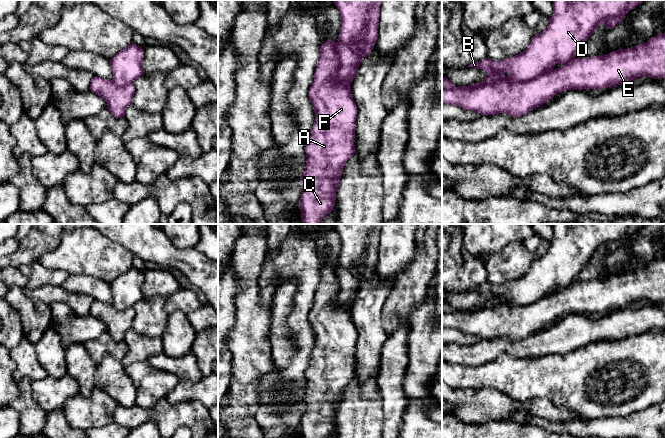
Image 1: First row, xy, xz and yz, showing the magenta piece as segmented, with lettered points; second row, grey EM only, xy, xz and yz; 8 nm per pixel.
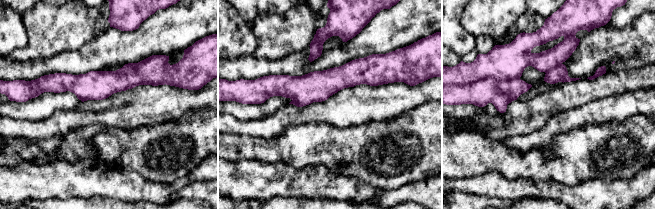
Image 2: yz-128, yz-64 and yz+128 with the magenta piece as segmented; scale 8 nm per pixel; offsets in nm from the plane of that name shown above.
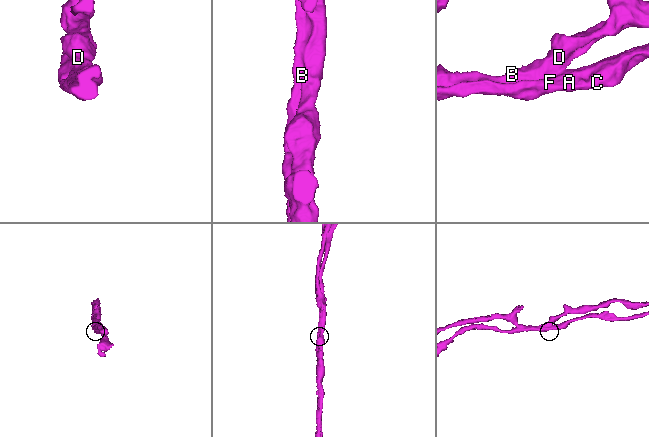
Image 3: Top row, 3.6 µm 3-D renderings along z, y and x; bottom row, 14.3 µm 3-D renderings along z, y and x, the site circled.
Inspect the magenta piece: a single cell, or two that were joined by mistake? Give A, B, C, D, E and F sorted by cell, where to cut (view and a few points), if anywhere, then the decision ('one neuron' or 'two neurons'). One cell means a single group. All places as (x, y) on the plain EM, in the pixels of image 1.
A C E F / B D; cut in yz along (552, 292), (524, 305), (509, 306), (501, 304), (469, 310); two neurons

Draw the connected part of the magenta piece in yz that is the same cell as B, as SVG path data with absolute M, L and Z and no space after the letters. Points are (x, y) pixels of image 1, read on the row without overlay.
M552 224L553 238L550 241L549 248L540 258L534 259L528 272L515 280L503 283L501 285L493 285L488 282L475 286L467 291L478 292L484 294L488 299L483 306L478 306L469 310L476 310L483 307L498 307L501 305L509 305L513 307L525 306L532 304L539 299L551 294L556 288L566 288L584 269L588 262L596 255L598 250L603 247L607 253L612 253L616 249L622 247L624 240L644 224Z

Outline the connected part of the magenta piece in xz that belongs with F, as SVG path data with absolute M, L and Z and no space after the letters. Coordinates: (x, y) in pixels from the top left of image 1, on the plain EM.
M327 264L320 270L314 305L309 313L309 322L315 335L315 346L306 375L306 390L301 398L303 408L299 433L301 438L329 438L336 426L336 416L346 386L356 376L355 350L357 331L352 321L353 303L339 302L340 284L338 266Z

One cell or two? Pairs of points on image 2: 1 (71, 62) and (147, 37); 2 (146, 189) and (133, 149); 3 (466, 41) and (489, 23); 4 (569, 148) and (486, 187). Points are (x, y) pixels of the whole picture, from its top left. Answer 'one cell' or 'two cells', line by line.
1: one cell
2: two cells
3: two cells
4: two cells

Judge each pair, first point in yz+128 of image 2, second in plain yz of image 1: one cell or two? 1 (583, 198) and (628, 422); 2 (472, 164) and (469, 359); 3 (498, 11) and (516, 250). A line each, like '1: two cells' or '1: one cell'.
1: one cell
2: two cells
3: two cells

